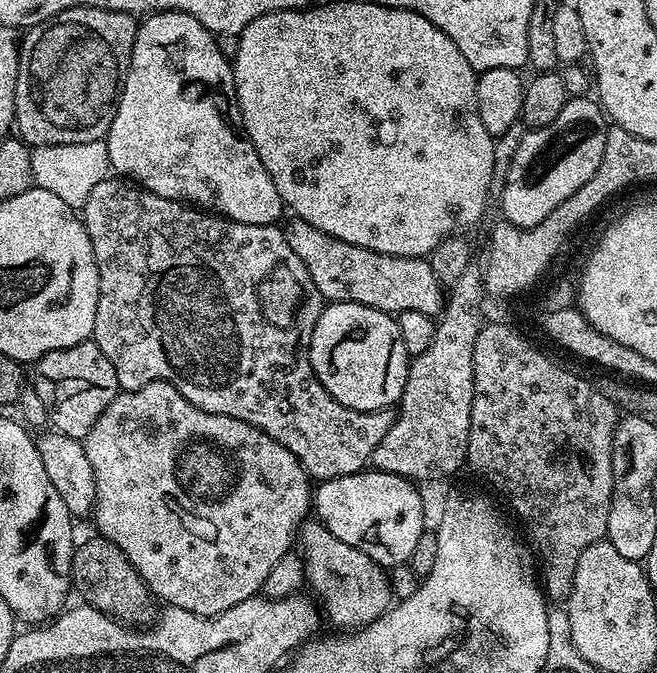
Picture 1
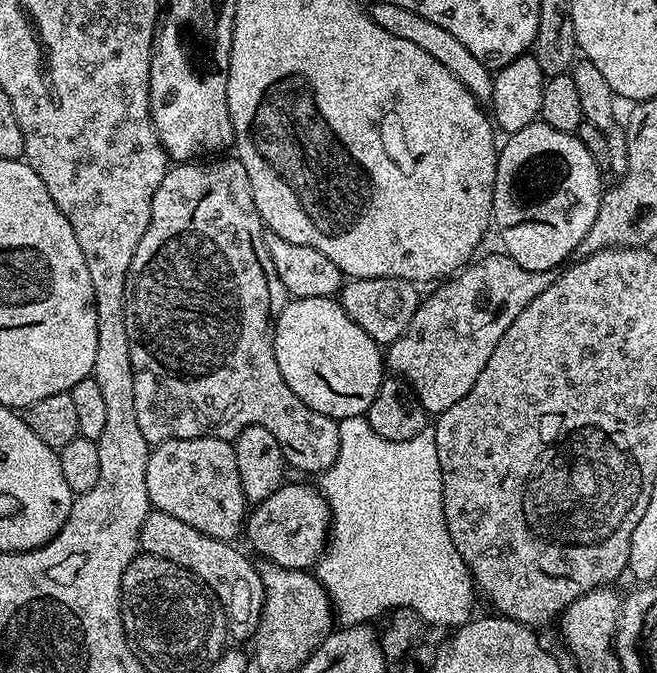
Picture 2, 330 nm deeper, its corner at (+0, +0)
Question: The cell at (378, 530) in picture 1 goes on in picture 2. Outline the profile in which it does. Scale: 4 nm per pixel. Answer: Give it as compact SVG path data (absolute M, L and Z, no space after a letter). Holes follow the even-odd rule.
M281 484L270 498L260 501L247 513L246 536L247 532L251 551L257 557L265 556L267 563L311 569L324 553L330 535L330 513L324 493L313 485L311 488L308 484Z

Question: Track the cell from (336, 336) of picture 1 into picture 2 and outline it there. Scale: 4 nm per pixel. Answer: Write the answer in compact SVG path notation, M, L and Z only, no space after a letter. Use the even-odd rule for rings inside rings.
M330 296L326 298L302 298L301 300L292 298L285 303L279 318L276 319L274 358L278 362L278 370L282 370L282 378L286 378L286 386L290 386L290 390L294 390L294 394L298 394L298 398L302 398L302 402L306 402L306 406L310 406L310 410L318 410L318 414L326 414L337 422L351 416L365 415L370 402L374 402L374 398L378 394L380 383L386 378L386 360L382 355L381 345L376 344L374 338L370 338L370 334L366 334L366 330L362 330L362 326L358 326L358 322L354 322L348 317L346 310L342 310L339 299Z

